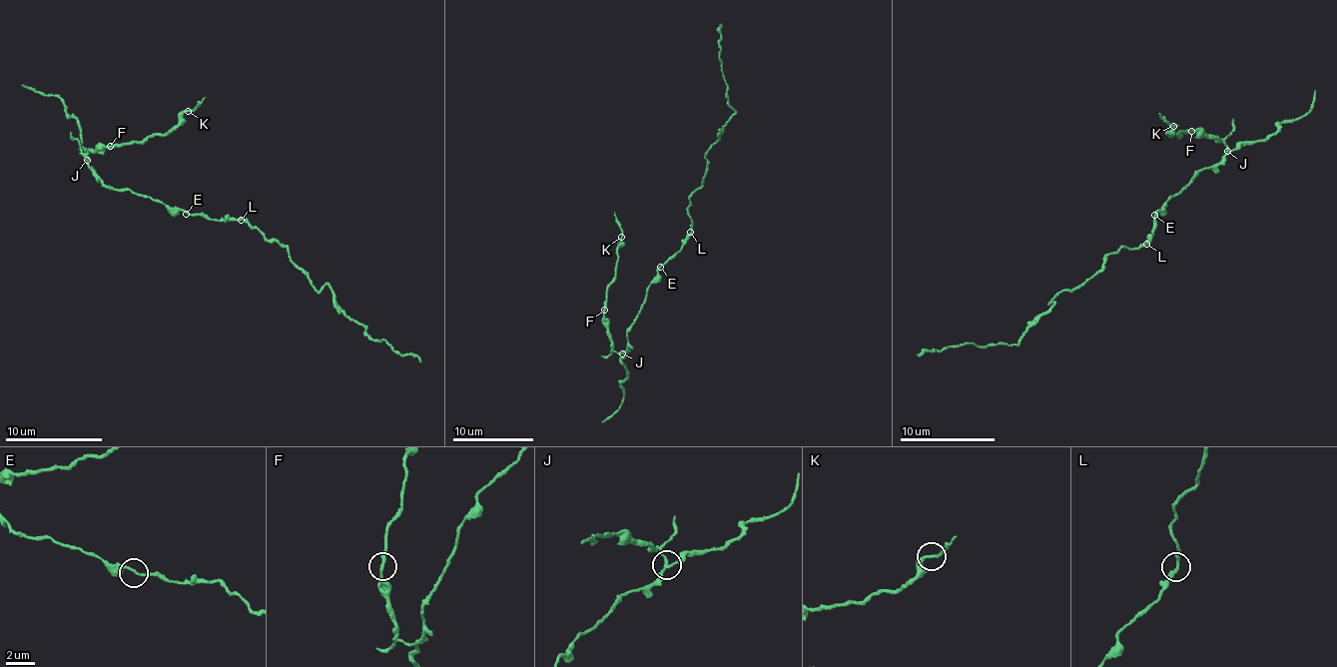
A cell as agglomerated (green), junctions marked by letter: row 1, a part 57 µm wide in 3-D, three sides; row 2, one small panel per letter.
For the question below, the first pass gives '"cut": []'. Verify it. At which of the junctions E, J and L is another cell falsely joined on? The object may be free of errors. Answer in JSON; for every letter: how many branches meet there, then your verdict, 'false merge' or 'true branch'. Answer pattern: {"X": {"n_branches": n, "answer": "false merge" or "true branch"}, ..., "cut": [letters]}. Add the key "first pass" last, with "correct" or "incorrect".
{"E": {"n_branches": 2, "answer": "true branch"}, "J": {"n_branches": 3, "answer": "false merge"}, "L": {"n_branches": 2, "answer": "true branch"}, "cut": ["J"], "first pass": "incorrect"}

